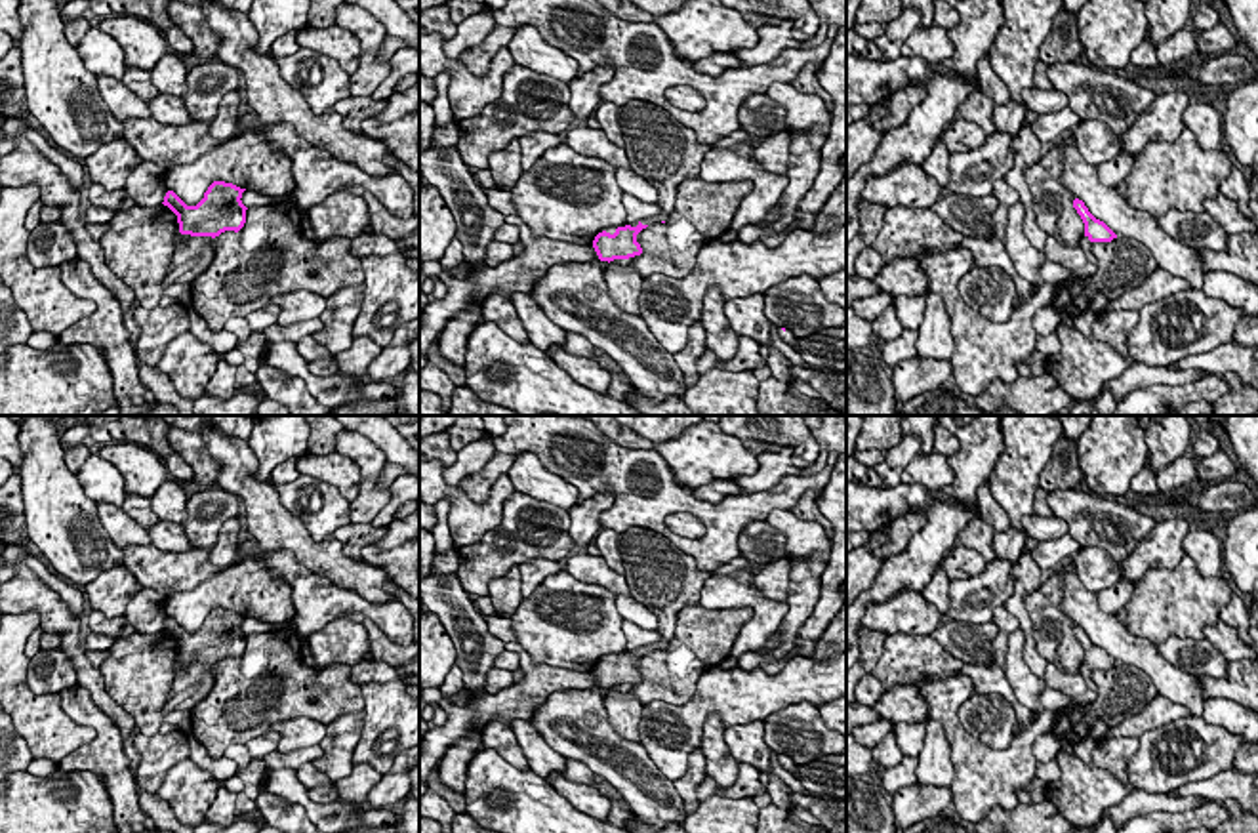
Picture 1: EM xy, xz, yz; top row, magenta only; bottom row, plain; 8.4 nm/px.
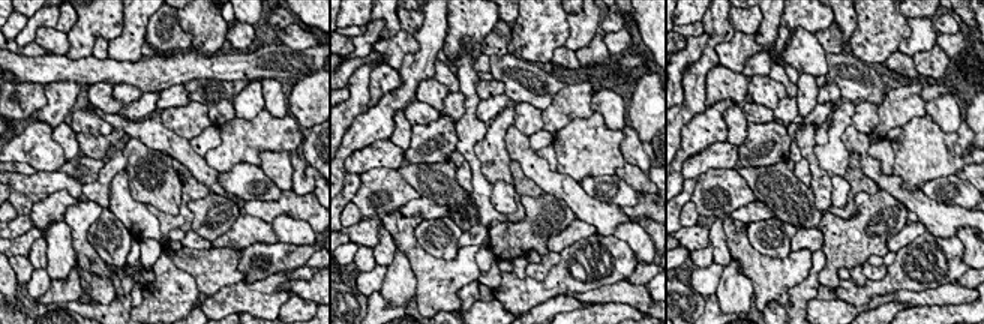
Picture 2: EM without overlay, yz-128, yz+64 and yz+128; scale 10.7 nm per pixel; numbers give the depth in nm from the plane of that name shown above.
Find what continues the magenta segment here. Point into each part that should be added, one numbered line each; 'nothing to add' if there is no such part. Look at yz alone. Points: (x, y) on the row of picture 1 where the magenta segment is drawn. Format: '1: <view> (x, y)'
1: yz (1091, 267)

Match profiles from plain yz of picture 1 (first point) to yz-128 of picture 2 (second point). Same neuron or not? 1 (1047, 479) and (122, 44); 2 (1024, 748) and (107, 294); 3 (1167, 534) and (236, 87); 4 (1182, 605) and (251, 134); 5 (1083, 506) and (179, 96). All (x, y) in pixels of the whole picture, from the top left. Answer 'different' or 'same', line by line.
1: different
2: different
3: different
4: same
5: different

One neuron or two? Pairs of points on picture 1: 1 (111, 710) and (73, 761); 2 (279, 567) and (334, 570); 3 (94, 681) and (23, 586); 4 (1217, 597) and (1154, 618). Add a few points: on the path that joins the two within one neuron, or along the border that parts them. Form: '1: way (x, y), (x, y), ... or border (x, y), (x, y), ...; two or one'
1: border (77, 683), (113, 721), (126, 755); two
2: border (267, 551), (288, 549), (313, 572), (349, 589); two
3: way (77, 656), (73, 631), (48, 607); one
4: way (1201, 599), (1169, 607); one

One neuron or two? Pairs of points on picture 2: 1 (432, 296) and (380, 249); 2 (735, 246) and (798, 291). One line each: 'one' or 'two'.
1: two
2: two

